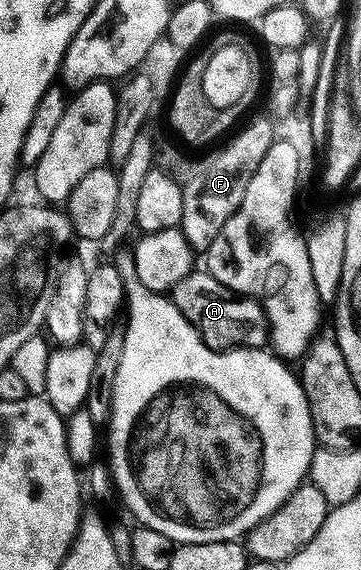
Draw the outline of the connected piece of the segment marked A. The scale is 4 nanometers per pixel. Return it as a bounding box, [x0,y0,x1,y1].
[171,270,270,349]

